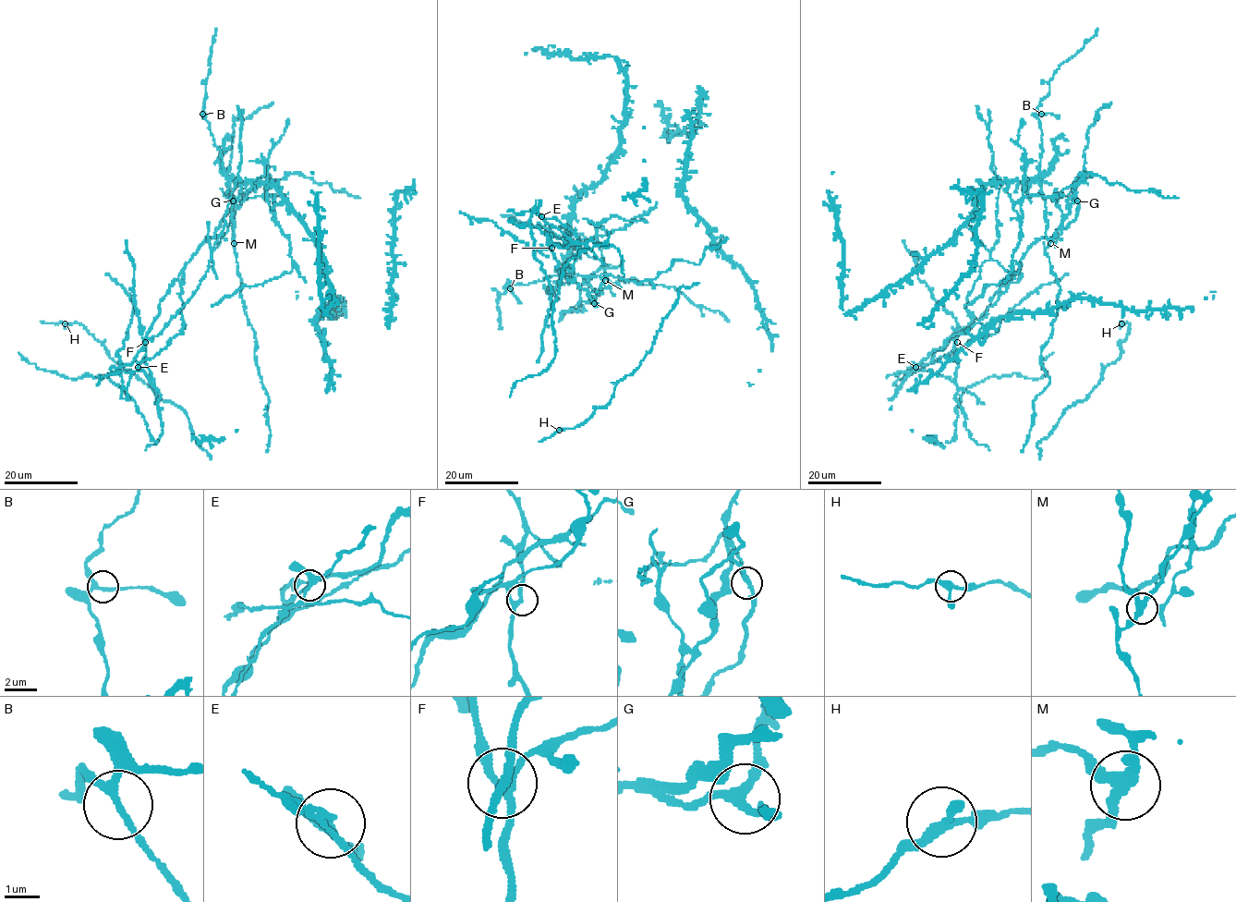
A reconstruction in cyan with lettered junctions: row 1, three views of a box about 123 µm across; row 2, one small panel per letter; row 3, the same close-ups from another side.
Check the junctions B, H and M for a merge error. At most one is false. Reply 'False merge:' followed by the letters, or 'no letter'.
False merge: M

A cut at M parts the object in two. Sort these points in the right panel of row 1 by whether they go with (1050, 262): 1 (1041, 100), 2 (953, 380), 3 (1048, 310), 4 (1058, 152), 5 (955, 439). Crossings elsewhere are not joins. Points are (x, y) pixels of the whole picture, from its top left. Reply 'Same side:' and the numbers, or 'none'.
Same side: 1, 3, 4, 5

